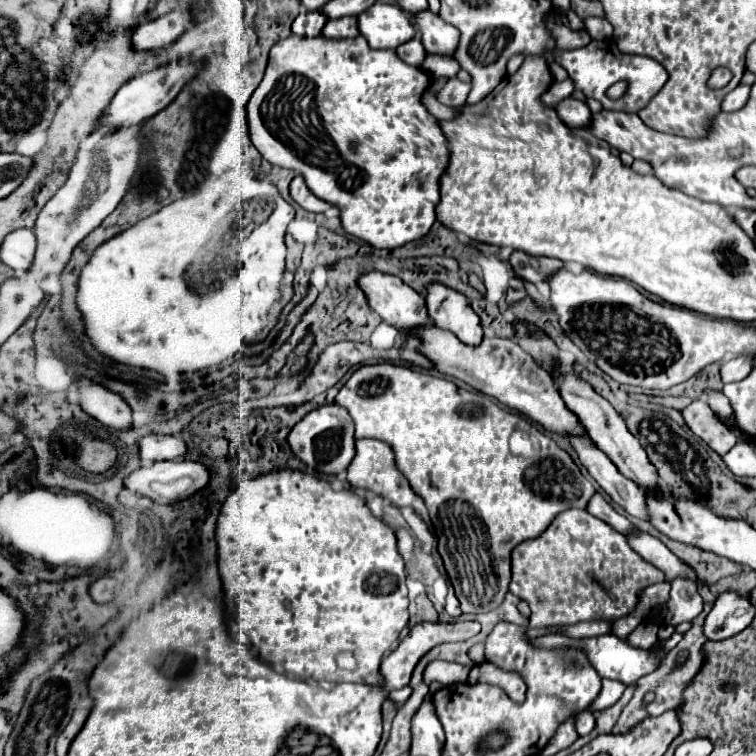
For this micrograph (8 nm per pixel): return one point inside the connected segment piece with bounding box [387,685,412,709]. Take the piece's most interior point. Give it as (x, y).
(399, 697)

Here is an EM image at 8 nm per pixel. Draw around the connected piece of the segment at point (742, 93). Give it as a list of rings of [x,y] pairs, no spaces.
[[[738,85],[734,91],[730,91],[724,101],[722,101],[722,111],[738,111],[746,105],[750,95],[750,87],[748,85]]]

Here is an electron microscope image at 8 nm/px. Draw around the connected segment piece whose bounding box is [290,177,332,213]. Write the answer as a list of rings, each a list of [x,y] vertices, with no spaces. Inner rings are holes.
[[[294,177],[292,183],[290,183],[290,195],[292,199],[302,205],[306,211],[312,211],[312,213],[324,213],[326,209],[330,209],[332,205],[328,201],[322,201],[318,199],[304,183],[304,177]]]

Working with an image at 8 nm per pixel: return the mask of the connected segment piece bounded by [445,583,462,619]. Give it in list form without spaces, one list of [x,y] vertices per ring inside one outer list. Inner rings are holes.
[[[450,583],[448,584],[448,594],[446,597],[445,611],[448,613],[448,615],[451,618],[454,618],[454,619],[462,615],[462,611],[460,609],[460,603],[457,597],[455,596],[454,588]]]

